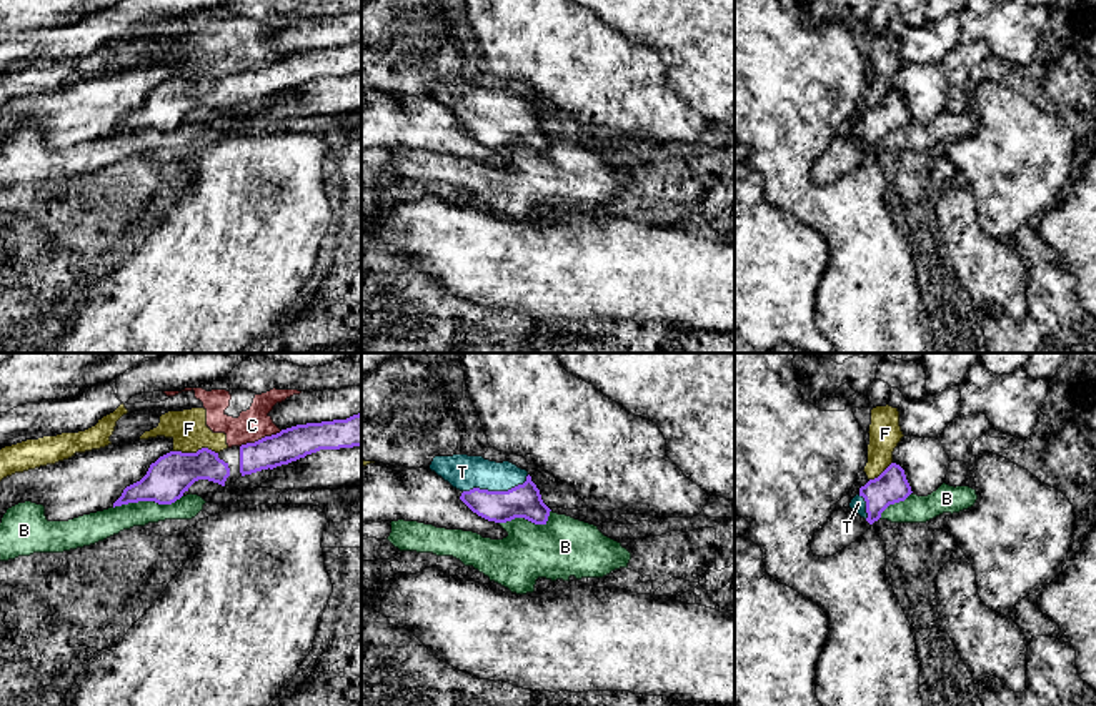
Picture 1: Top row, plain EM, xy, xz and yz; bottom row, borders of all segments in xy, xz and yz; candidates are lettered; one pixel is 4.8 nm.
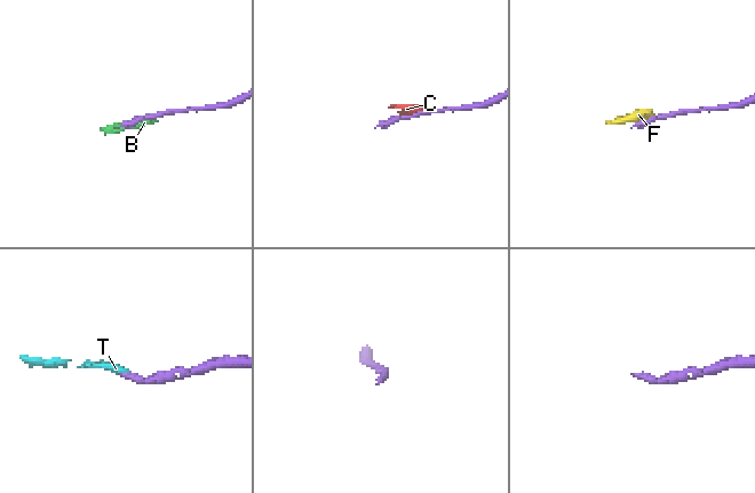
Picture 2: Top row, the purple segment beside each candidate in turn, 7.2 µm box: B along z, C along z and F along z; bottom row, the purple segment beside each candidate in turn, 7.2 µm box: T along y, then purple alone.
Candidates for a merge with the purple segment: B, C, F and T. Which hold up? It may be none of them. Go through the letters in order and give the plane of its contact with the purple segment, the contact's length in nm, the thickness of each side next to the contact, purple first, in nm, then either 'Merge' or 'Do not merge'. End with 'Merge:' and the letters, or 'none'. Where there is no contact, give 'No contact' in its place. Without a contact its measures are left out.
B: Touches purple in xy. Shared border 340 nm. Thickness 200 nm (purple) against 140 nm. Do not merge
C: Touches purple in xy. Shared border 220 nm. Thickness 160 nm (purple) against 160 nm. Do not merge
F: Touches purple in xy. Shared border 220 nm. Thickness 200 nm (purple) against 180 nm. Do not merge
T: Touches purple in xz. Shared border 340 nm. Thickness 160 nm (purple) against 170 nm. Merge
Merge: T

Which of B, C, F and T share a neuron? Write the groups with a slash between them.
B / C F / T

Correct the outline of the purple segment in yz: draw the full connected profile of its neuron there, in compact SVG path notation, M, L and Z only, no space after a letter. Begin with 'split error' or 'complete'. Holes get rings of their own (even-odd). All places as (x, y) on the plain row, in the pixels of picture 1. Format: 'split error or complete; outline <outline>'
split error; outline M891 90L878 105L859 115L849 135L873 152L889 132L904 128L911 120L904 97Z

